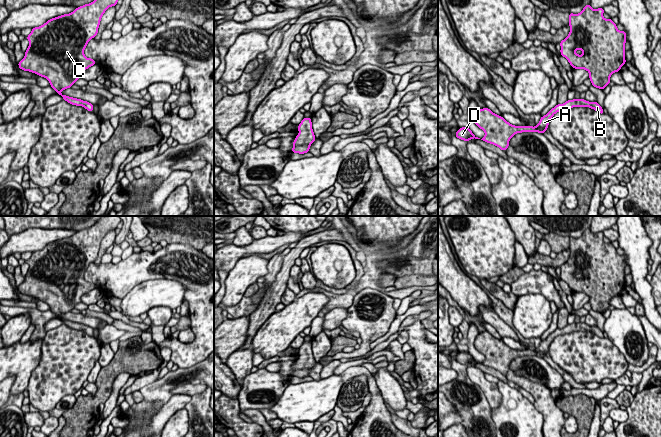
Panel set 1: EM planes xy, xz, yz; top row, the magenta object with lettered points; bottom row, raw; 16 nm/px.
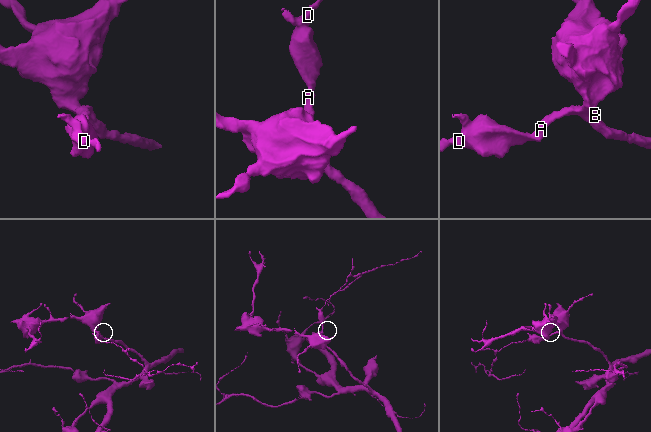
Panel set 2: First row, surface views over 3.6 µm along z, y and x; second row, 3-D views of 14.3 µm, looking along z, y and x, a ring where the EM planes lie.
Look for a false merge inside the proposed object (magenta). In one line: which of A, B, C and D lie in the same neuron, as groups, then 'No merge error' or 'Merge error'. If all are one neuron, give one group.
Groups: A B C D. No merge error

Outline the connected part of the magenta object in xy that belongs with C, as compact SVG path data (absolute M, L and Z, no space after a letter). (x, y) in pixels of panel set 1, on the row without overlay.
M102 216L93 226L77 231L73 236L48 244L42 250L32 252L26 261L29 270L24 282L18 286L21 294L29 295L46 302L50 310L71 329L82 330L93 336L94 329L81 323L61 318L62 314L71 312L81 302L81 296L95 289L95 284L84 279L88 266L98 257L101 242L105 235L117 228L120 216Z

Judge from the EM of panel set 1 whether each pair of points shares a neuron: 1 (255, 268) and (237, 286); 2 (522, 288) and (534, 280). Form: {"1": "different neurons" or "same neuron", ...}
{"1": "same neuron", "2": "same neuron"}

